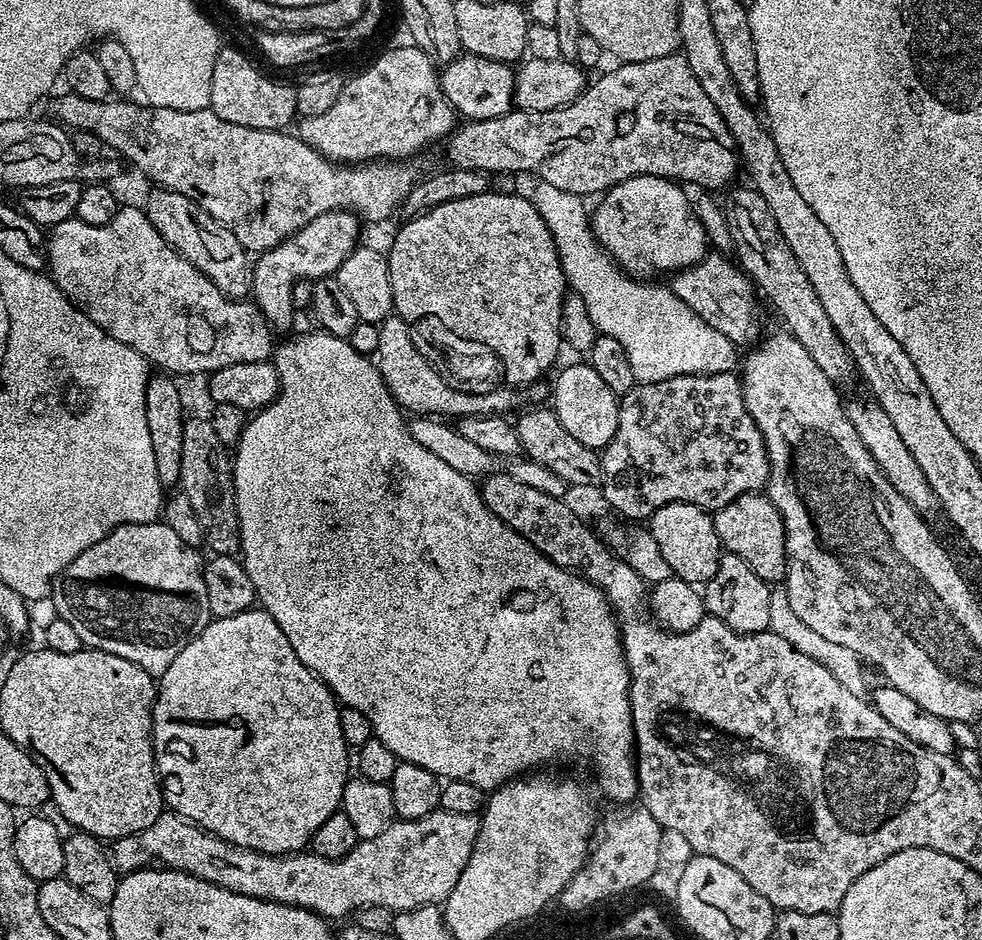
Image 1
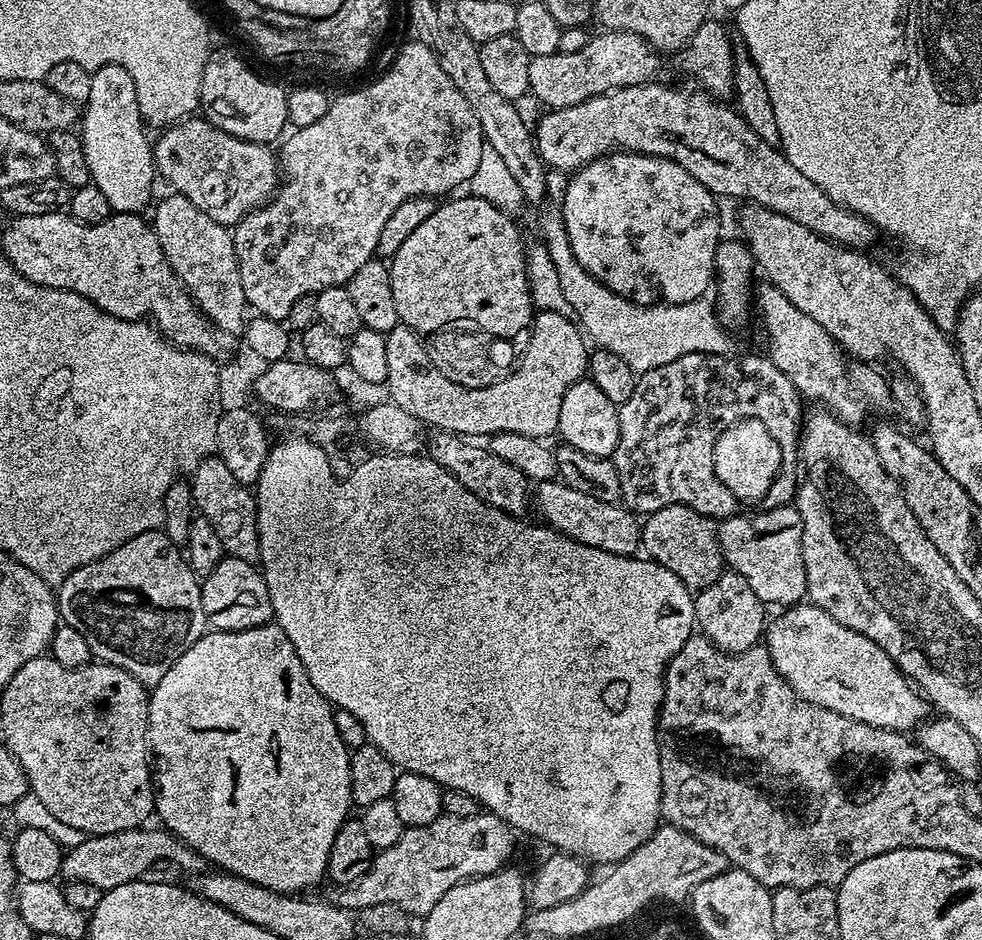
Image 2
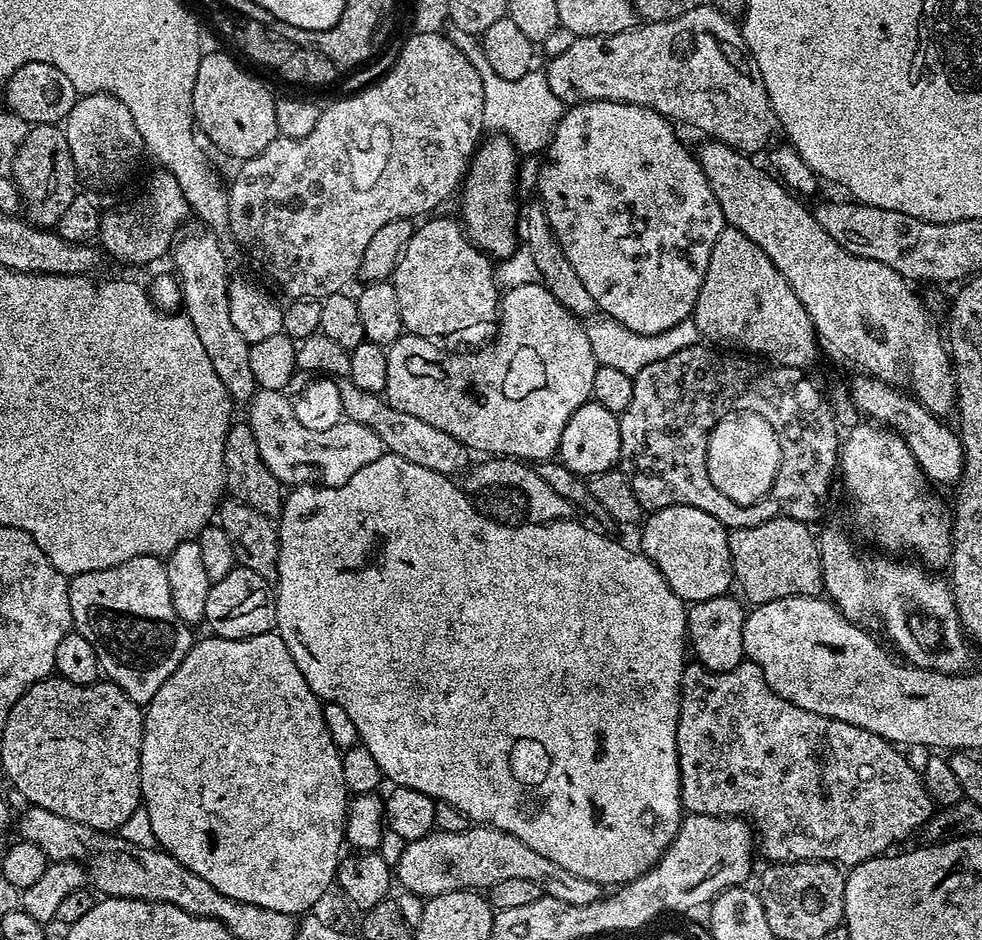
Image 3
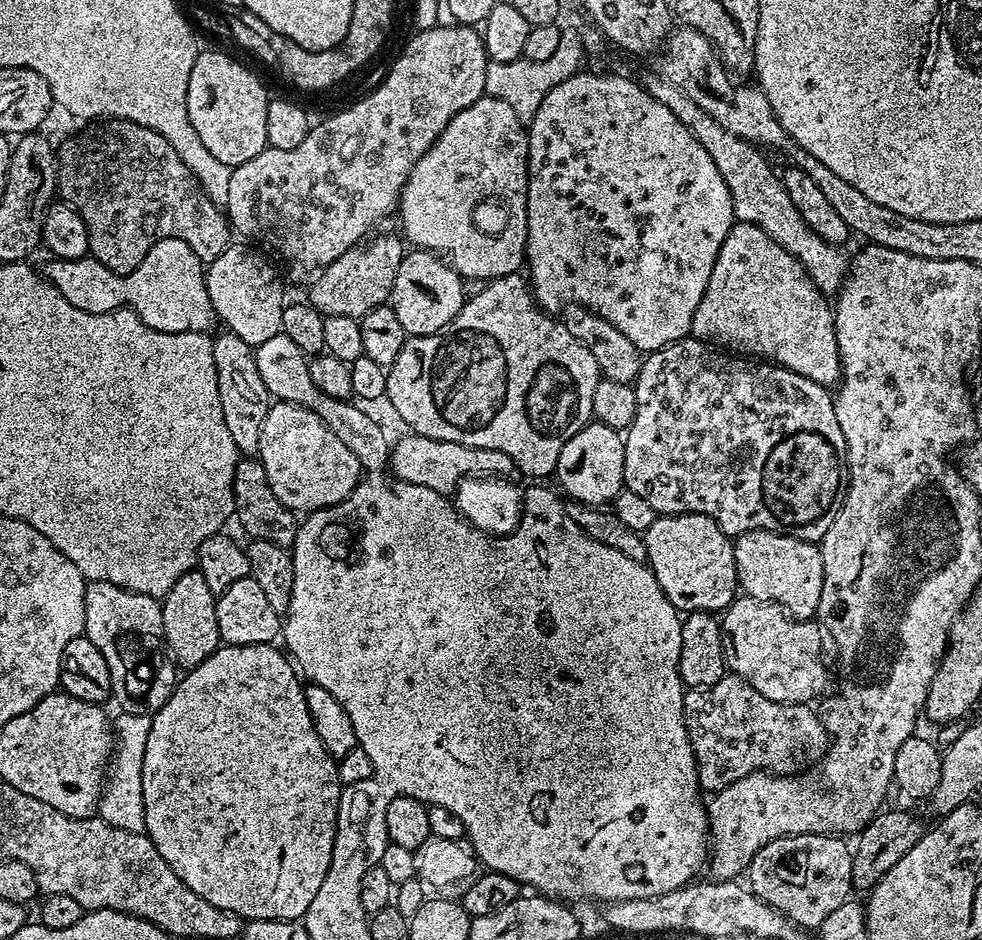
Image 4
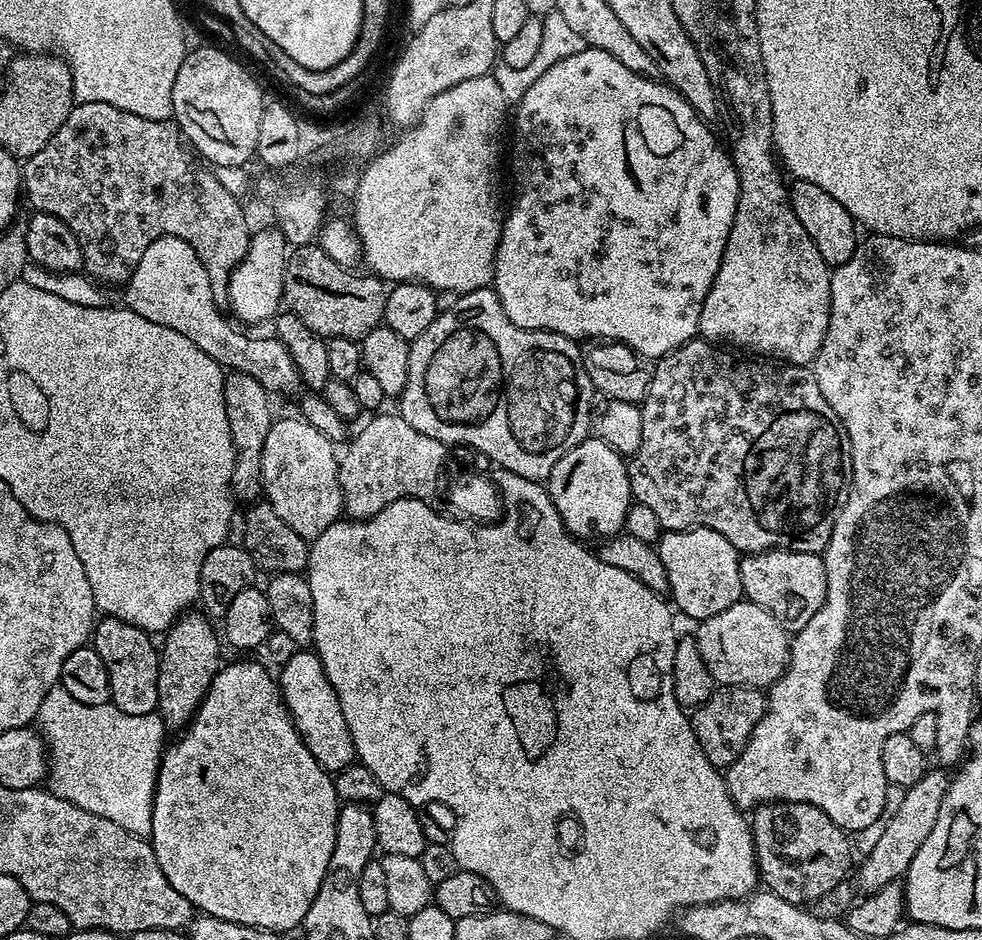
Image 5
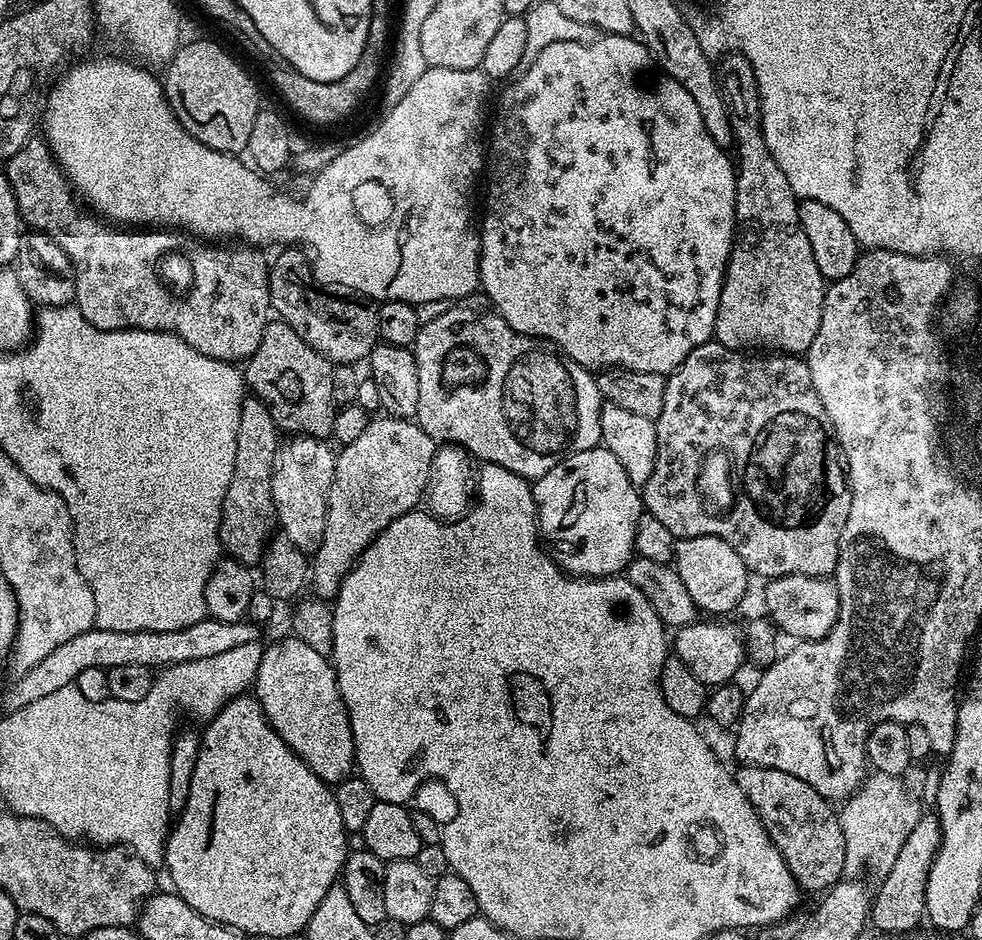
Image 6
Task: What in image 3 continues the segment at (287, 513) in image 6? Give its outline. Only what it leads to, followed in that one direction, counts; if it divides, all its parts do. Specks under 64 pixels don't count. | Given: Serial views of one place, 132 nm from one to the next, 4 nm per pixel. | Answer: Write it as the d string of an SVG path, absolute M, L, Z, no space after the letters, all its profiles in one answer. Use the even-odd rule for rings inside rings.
M260 388L247 401L246 408L246 422L254 430L262 460L266 462L270 474L274 474L274 478L278 478L284 486L299 485L305 479L304 471L316 468L321 485L337 488L350 482L362 466L374 462L386 452L378 434L358 422L340 418L326 430L312 427L292 409L291 399L283 391Z

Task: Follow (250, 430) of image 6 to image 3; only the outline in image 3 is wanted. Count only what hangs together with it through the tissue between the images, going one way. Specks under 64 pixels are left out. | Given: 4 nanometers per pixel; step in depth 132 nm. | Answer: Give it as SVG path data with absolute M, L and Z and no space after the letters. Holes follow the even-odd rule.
M185 231L175 241L170 252L170 261L172 260L173 266L176 267L174 275L180 281L180 293L183 295L182 312L190 318L202 346L206 349L206 355L209 356L210 362L214 362L214 371L218 373L218 378L228 395L233 401L247 402L258 391L258 385L253 368L253 349L246 342L246 338L238 334L234 321L230 319L230 273L228 260L224 257L226 248L212 232L199 231Z

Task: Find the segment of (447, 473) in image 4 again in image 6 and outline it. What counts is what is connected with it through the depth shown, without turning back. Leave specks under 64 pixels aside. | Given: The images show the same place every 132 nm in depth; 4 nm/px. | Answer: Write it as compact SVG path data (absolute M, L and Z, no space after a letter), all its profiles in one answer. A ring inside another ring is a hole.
M387 414L381 420L369 419L366 430L356 441L343 445L336 457L336 469L328 495L326 530L322 542L311 557L310 584L316 587L315 595L328 602L335 597L346 574L360 559L360 555L376 541L377 536L390 522L402 518L402 514L413 511L425 499L427 479L430 478L430 462L437 450L437 441L430 439L419 424L408 418L397 418Z

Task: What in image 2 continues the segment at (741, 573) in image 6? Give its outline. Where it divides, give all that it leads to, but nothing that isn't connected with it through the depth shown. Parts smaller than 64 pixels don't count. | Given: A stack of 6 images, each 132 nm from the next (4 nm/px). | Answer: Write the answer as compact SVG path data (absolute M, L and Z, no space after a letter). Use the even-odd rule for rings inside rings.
M671 504L651 513L642 524L642 548L666 570L678 574L678 578L690 590L710 586L725 571L724 555L720 552L718 528L707 516L698 514L685 504Z

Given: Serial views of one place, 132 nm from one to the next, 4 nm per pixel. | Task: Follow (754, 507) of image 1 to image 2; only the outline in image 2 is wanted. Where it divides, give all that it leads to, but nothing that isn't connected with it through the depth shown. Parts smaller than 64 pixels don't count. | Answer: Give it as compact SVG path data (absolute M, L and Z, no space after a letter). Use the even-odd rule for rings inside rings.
M768 506L765 508L765 512L756 512L753 516L737 514L719 521L720 552L724 555L725 565L731 571L742 574L742 578L746 578L750 590L754 590L756 597L765 606L772 606L772 604L791 606L803 601L808 591L806 566L802 562L802 518L794 506L782 508Z

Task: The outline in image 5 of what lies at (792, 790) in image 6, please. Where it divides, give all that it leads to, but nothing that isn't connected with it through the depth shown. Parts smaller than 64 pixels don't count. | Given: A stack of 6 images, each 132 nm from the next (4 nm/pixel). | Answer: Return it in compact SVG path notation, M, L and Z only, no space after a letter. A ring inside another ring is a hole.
M780 802L762 804L751 813L750 823L759 879L763 887L778 894L778 898L786 898L791 904L812 906L815 900L830 895L847 876L849 879L853 841L849 833L830 822L818 806L793 804L786 810Z

